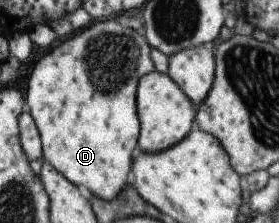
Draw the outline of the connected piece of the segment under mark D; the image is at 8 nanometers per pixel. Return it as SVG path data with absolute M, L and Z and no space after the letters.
M118 16L92 22L78 34L54 46L32 68L26 88L26 102L30 116L42 140L42 160L48 162L66 180L84 188L85 195L96 195L105 201L113 199L116 190L126 186L125 178L132 150L136 150L139 120L135 90L143 74L154 70L150 59L150 46L138 31L124 25Z

